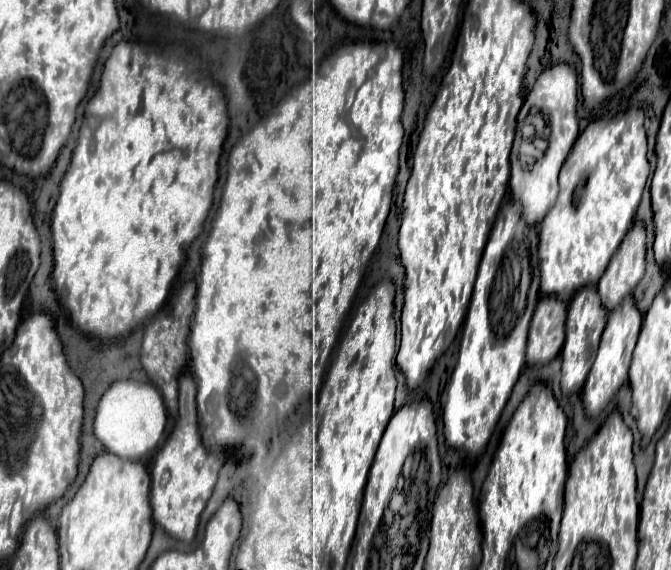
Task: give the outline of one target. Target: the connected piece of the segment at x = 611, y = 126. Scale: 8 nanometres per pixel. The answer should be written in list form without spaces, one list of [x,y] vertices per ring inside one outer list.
[[[630,108],[626,114],[616,116],[608,124],[590,124],[580,138],[576,140],[576,146],[570,150],[562,172],[560,172],[560,194],[554,204],[554,208],[546,214],[544,222],[540,224],[540,272],[542,272],[542,284],[540,292],[544,296],[556,296],[562,302],[568,302],[578,288],[586,284],[596,284],[604,270],[608,268],[608,262],[612,254],[618,250],[622,238],[634,224],[636,208],[640,204],[650,164],[646,158],[648,144],[646,144],[646,130],[642,126],[642,112],[636,112],[636,108]]]

